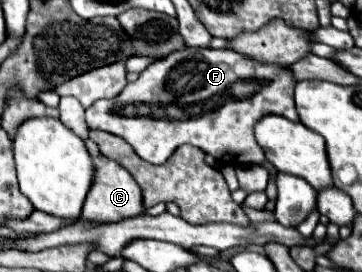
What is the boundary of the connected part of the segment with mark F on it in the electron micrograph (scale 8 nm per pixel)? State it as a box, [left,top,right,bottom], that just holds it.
[86,48,298,200]

